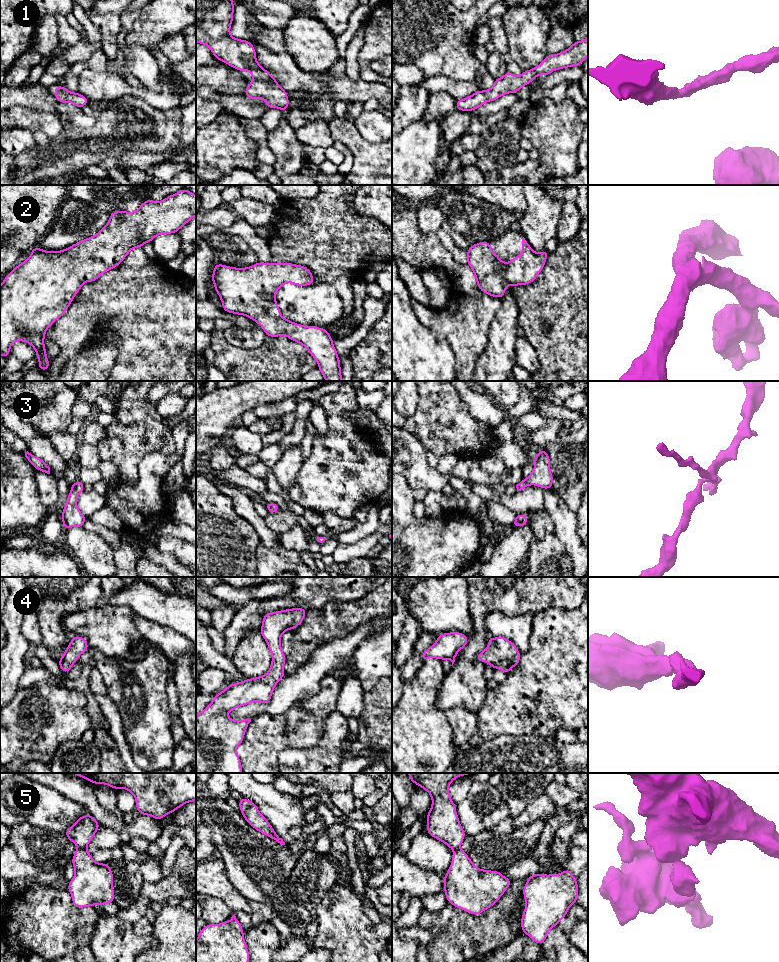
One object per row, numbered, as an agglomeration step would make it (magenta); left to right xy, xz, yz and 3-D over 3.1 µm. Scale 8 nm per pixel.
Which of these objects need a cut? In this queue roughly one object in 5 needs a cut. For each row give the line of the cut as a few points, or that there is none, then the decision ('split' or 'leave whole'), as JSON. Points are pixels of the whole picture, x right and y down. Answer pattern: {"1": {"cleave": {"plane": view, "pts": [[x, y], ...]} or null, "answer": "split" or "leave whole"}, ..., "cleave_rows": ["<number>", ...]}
{"1": {"cleave": null, "answer": "leave whole"}, "2": {"cleave": null, "answer": "leave whole"}, "3": {"cleave": null, "answer": "leave whole"}, "4": {"cleave": null, "answer": "leave whole"}, "5": {"cleave": {"plane": "xy", "pts": [[85, 847], [78, 849]]}, "answer": "split"}, "cleave_rows": ["5"]}

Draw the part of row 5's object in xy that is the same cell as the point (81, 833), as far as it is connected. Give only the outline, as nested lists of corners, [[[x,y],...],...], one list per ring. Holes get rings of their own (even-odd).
[[[88,814],[79,817],[76,823],[66,830],[65,835],[78,849],[85,849],[99,827],[100,824],[97,820],[91,814]]]

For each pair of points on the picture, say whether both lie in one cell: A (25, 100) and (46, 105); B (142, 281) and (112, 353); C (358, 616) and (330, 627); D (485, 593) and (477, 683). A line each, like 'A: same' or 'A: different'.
A: same
B: different
C: same
D: same

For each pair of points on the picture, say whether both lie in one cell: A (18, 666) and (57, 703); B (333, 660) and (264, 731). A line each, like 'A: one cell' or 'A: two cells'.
A: two cells
B: two cells

